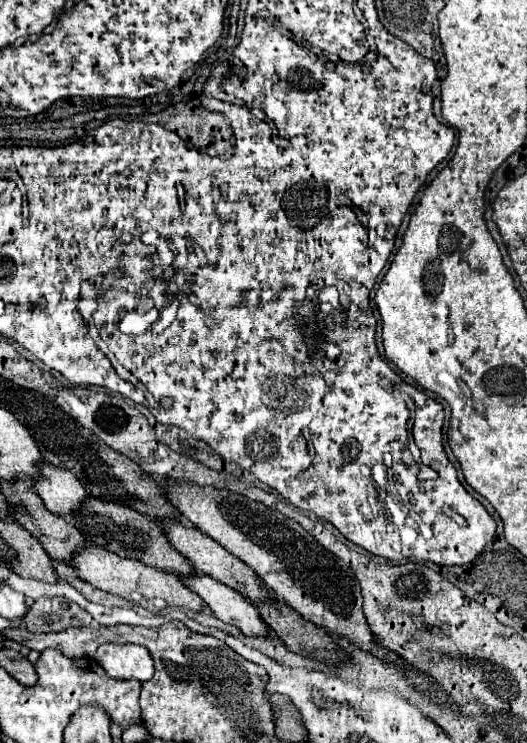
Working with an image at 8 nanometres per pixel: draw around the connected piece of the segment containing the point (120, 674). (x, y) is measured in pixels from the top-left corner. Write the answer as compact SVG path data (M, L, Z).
M101 644L95 660L111 678L135 678L145 682L153 676L153 658L145 646L135 644Z

